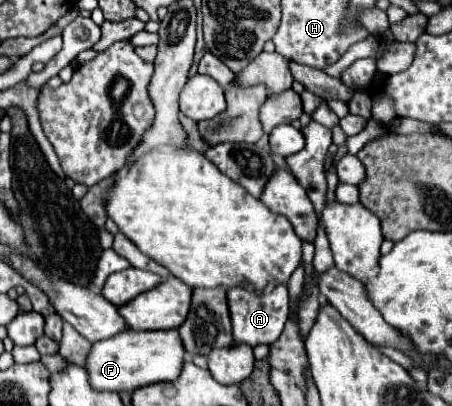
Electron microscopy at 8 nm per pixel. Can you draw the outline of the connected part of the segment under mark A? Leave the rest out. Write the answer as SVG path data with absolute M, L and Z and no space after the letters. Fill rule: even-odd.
M287 285L275 287L267 295L251 295L249 291L243 291L243 287L233 287L227 291L231 321L233 321L233 339L235 343L247 343L251 347L255 345L271 345L275 339L279 339L285 321L289 317L289 295Z

